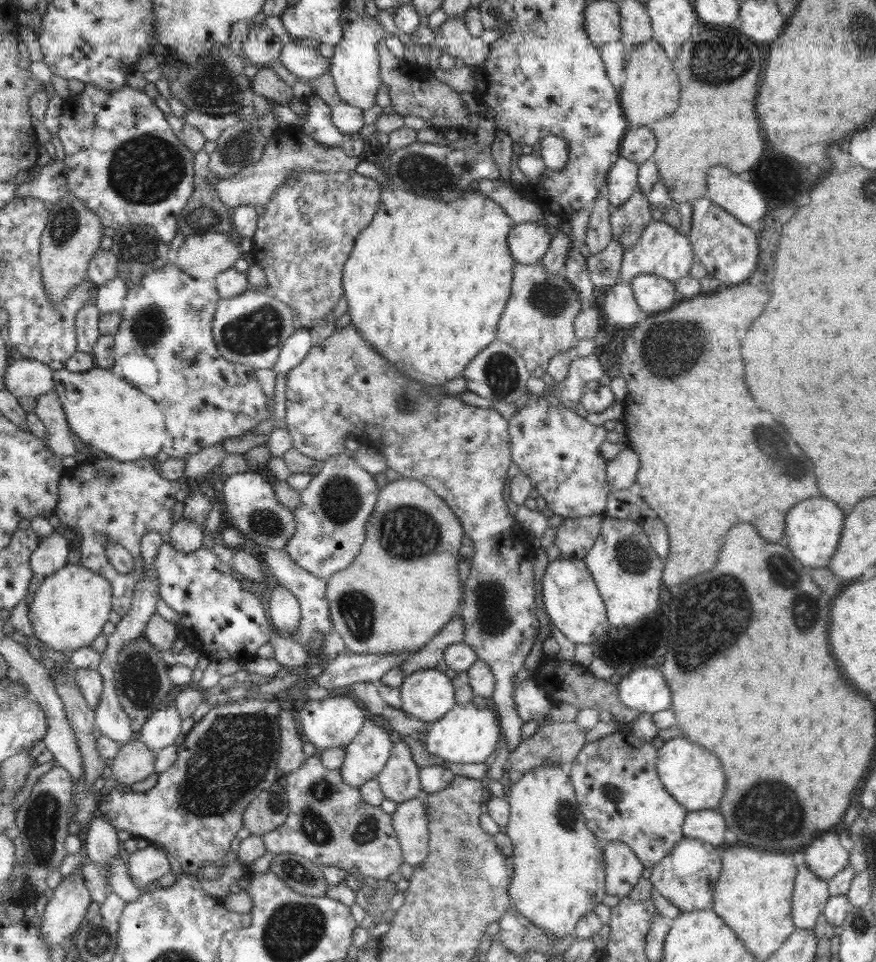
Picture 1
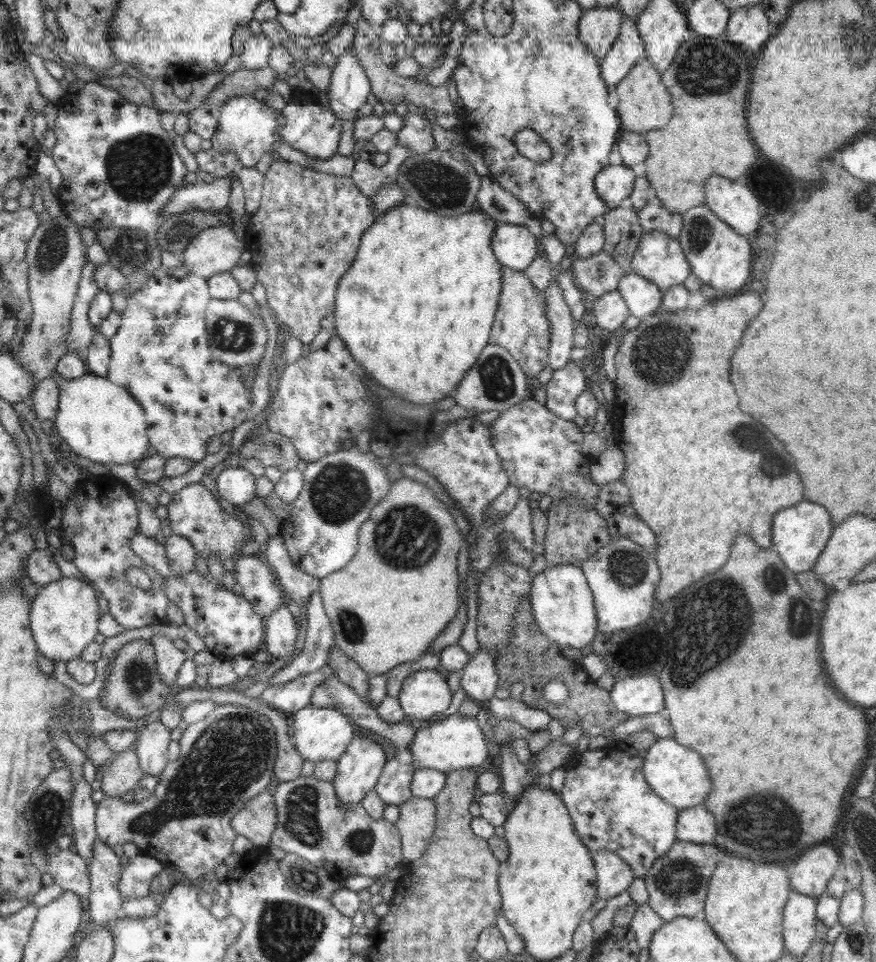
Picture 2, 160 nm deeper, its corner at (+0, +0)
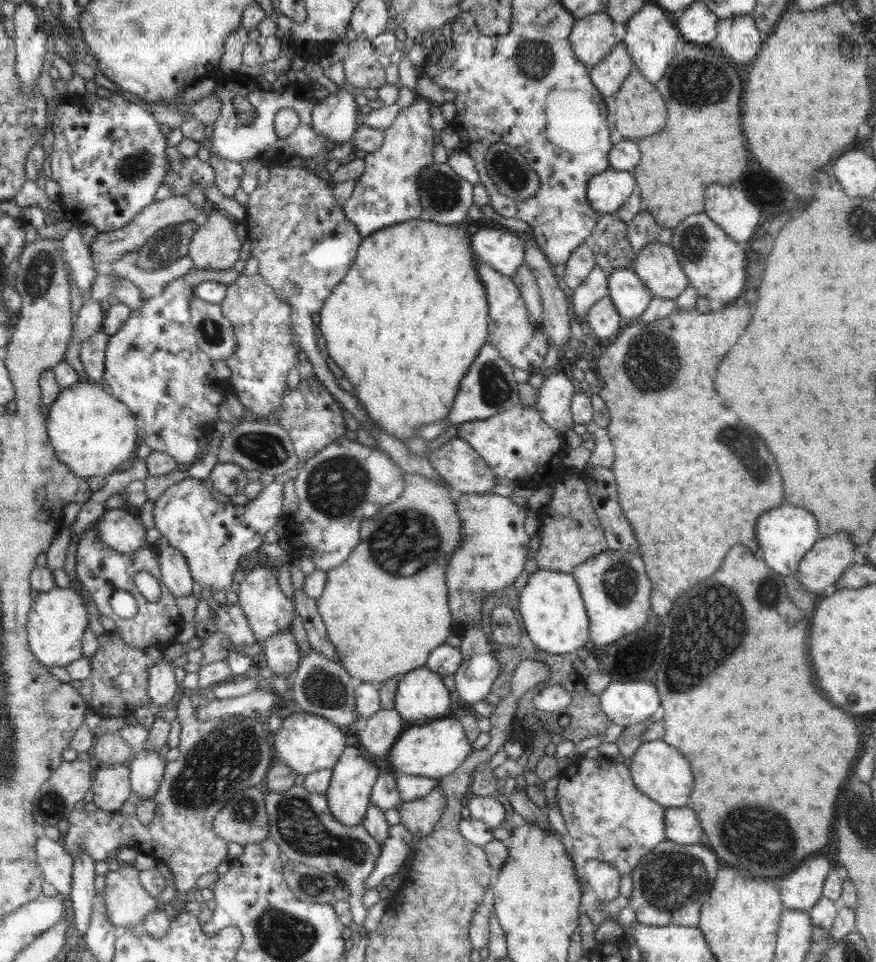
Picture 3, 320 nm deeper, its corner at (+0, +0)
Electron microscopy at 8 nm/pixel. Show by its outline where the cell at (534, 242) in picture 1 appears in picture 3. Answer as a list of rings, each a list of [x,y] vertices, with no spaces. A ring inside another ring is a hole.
[[[482,227],[471,236],[472,251],[478,257],[477,260],[510,277],[519,266],[525,264],[526,249],[522,243],[523,239],[520,239],[517,232],[507,228]]]

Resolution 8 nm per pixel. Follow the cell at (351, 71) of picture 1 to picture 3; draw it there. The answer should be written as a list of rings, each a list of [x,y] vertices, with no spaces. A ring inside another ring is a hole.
[[[343,84],[336,93],[330,93],[324,100],[314,102],[312,127],[318,135],[326,137],[336,145],[349,143],[357,130],[359,106],[352,94],[354,86]]]

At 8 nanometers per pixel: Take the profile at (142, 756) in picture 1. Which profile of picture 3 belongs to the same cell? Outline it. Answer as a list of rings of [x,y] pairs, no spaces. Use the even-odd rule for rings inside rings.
[[[124,764],[96,765],[96,778],[91,782],[91,788],[97,808],[108,812],[120,811],[130,796],[130,773]]]

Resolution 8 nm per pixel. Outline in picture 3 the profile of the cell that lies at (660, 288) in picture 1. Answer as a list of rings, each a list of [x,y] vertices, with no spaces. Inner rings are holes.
[[[615,268],[607,276],[608,296],[622,318],[638,320],[653,295],[632,268]]]

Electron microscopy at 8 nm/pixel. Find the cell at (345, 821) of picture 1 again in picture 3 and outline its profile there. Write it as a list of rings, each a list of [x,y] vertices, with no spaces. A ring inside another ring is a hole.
[[[292,785],[284,792],[263,795],[271,839],[289,860],[317,868],[346,882],[353,922],[362,925],[367,914],[367,908],[360,902],[364,881],[374,871],[378,857],[382,854],[382,844],[378,844],[361,824],[346,826],[338,822],[331,815],[325,794],[310,794],[303,785]]]

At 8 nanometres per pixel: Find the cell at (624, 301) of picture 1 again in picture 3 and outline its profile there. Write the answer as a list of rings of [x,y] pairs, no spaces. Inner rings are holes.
[[[604,296],[589,308],[584,321],[586,331],[594,333],[597,340],[606,341],[610,336],[618,334],[622,317],[612,299]]]

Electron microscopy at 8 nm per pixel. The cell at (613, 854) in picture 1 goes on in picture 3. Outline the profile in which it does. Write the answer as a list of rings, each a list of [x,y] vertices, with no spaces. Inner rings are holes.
[[[600,860],[581,861],[580,874],[582,879],[592,886],[592,890],[600,901],[608,902],[620,895],[622,874],[607,862]]]

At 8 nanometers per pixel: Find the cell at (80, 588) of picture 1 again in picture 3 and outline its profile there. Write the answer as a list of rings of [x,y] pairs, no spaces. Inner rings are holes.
[[[55,586],[46,593],[40,593],[27,614],[28,645],[32,655],[46,669],[50,667],[66,667],[83,656],[84,632],[89,625],[85,602],[72,588]]]

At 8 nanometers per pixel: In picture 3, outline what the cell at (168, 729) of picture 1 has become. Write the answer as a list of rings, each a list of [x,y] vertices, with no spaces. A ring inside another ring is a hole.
[[[142,748],[136,752],[132,763],[129,765],[130,788],[137,796],[153,798],[163,779],[165,764],[160,758],[158,750]]]

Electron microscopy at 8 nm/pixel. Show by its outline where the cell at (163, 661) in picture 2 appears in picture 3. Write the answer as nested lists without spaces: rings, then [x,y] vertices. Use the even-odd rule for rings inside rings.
[[[163,657],[149,669],[149,685],[147,691],[152,702],[161,709],[172,705],[179,696],[180,688],[176,684],[172,661]]]

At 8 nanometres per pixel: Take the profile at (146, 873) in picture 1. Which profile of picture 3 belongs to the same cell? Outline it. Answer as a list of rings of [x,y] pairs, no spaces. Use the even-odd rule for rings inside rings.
[[[123,864],[116,871],[109,871],[106,874],[103,899],[105,915],[116,928],[122,930],[124,928],[142,928],[145,919],[160,905],[160,902],[140,883],[140,872],[133,864]]]

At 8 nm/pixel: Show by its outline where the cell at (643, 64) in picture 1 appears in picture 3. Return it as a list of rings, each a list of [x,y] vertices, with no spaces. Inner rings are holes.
[[[636,68],[630,71],[620,90],[614,95],[616,104],[616,130],[624,139],[638,141],[660,133],[667,122],[667,109],[657,86],[648,82],[646,77]]]

